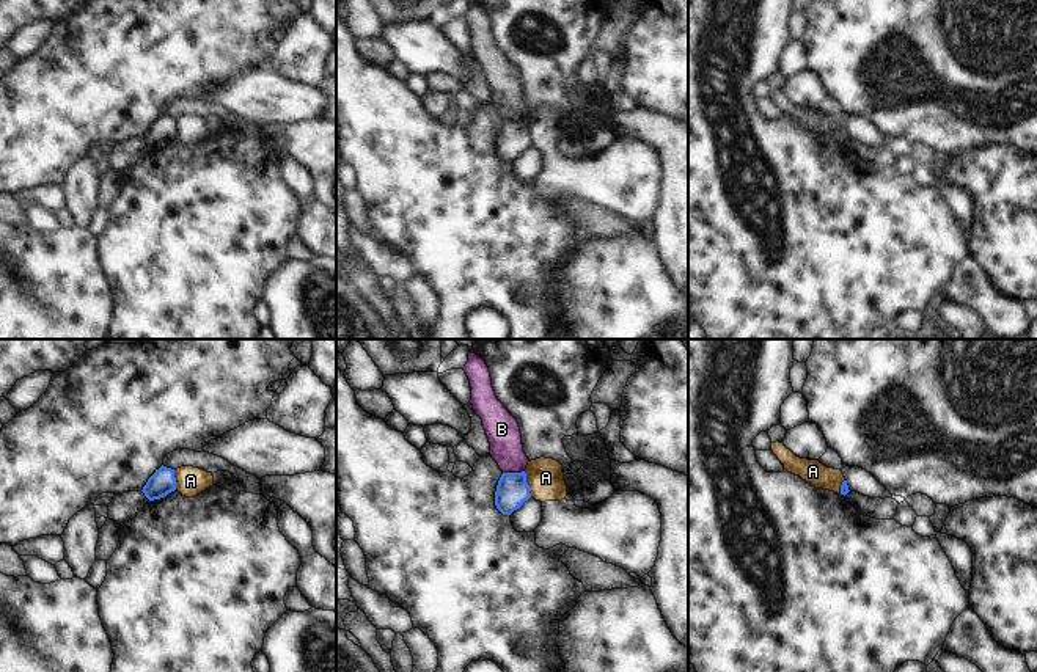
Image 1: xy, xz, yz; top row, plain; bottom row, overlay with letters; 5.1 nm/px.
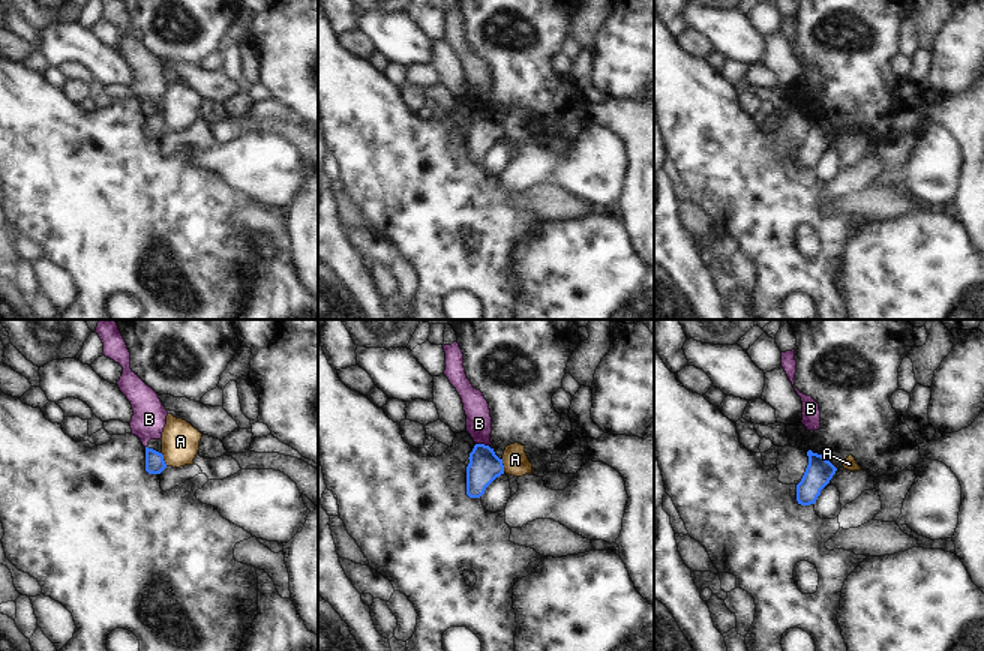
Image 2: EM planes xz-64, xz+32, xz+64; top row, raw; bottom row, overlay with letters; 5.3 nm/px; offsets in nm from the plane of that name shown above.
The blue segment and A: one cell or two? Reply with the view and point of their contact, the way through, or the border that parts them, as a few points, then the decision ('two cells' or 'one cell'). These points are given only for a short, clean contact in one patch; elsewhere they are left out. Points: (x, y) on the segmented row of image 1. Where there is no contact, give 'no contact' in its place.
meets blue in xz at (527, 484); border along xz (523, 471), (531, 496); two cells

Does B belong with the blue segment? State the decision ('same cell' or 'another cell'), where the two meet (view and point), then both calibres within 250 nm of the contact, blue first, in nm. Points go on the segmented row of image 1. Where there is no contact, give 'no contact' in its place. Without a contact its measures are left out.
another cell | xz (513, 473) | 170/170 nm

